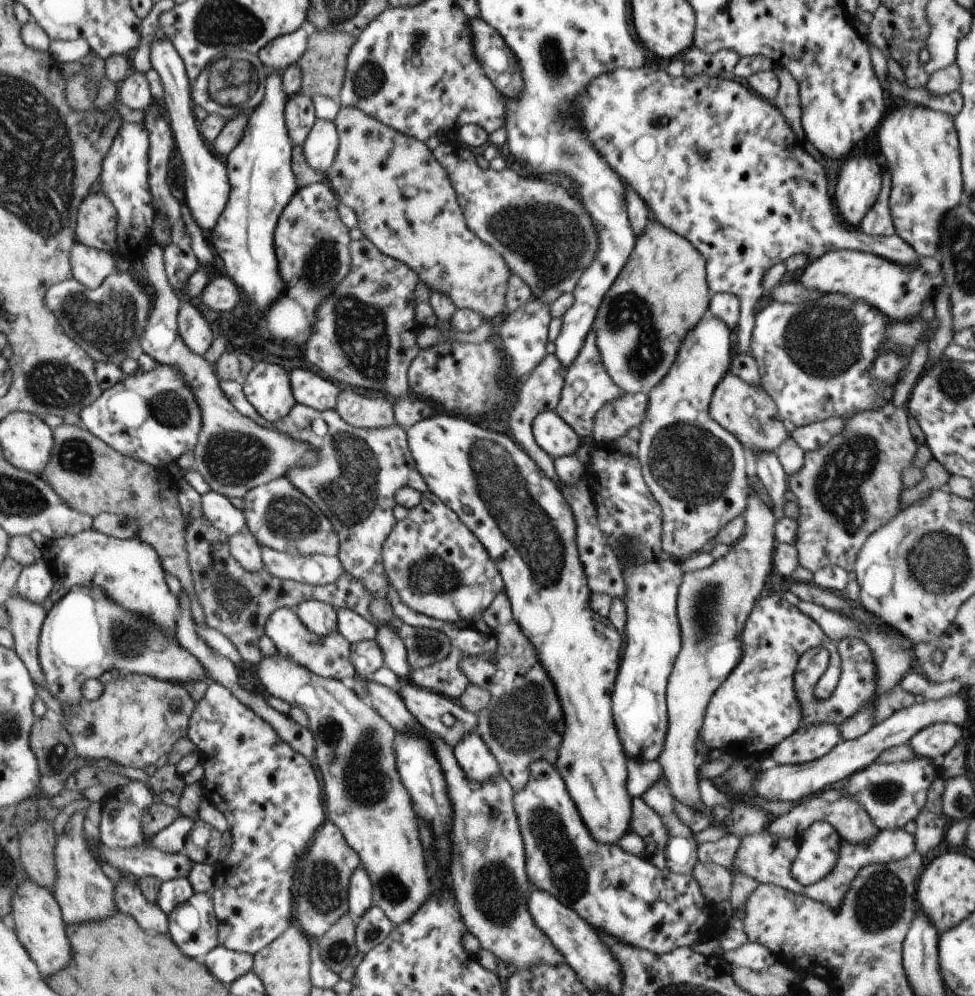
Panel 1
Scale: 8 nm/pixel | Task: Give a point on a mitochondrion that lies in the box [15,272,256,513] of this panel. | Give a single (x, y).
(105, 322)

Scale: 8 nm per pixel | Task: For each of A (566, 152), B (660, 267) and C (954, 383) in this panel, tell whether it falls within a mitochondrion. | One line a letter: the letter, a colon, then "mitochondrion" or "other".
A: mitochondrion
B: other
C: mitochondrion

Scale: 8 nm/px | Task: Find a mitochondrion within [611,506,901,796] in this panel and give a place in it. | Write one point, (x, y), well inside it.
(705, 606)

